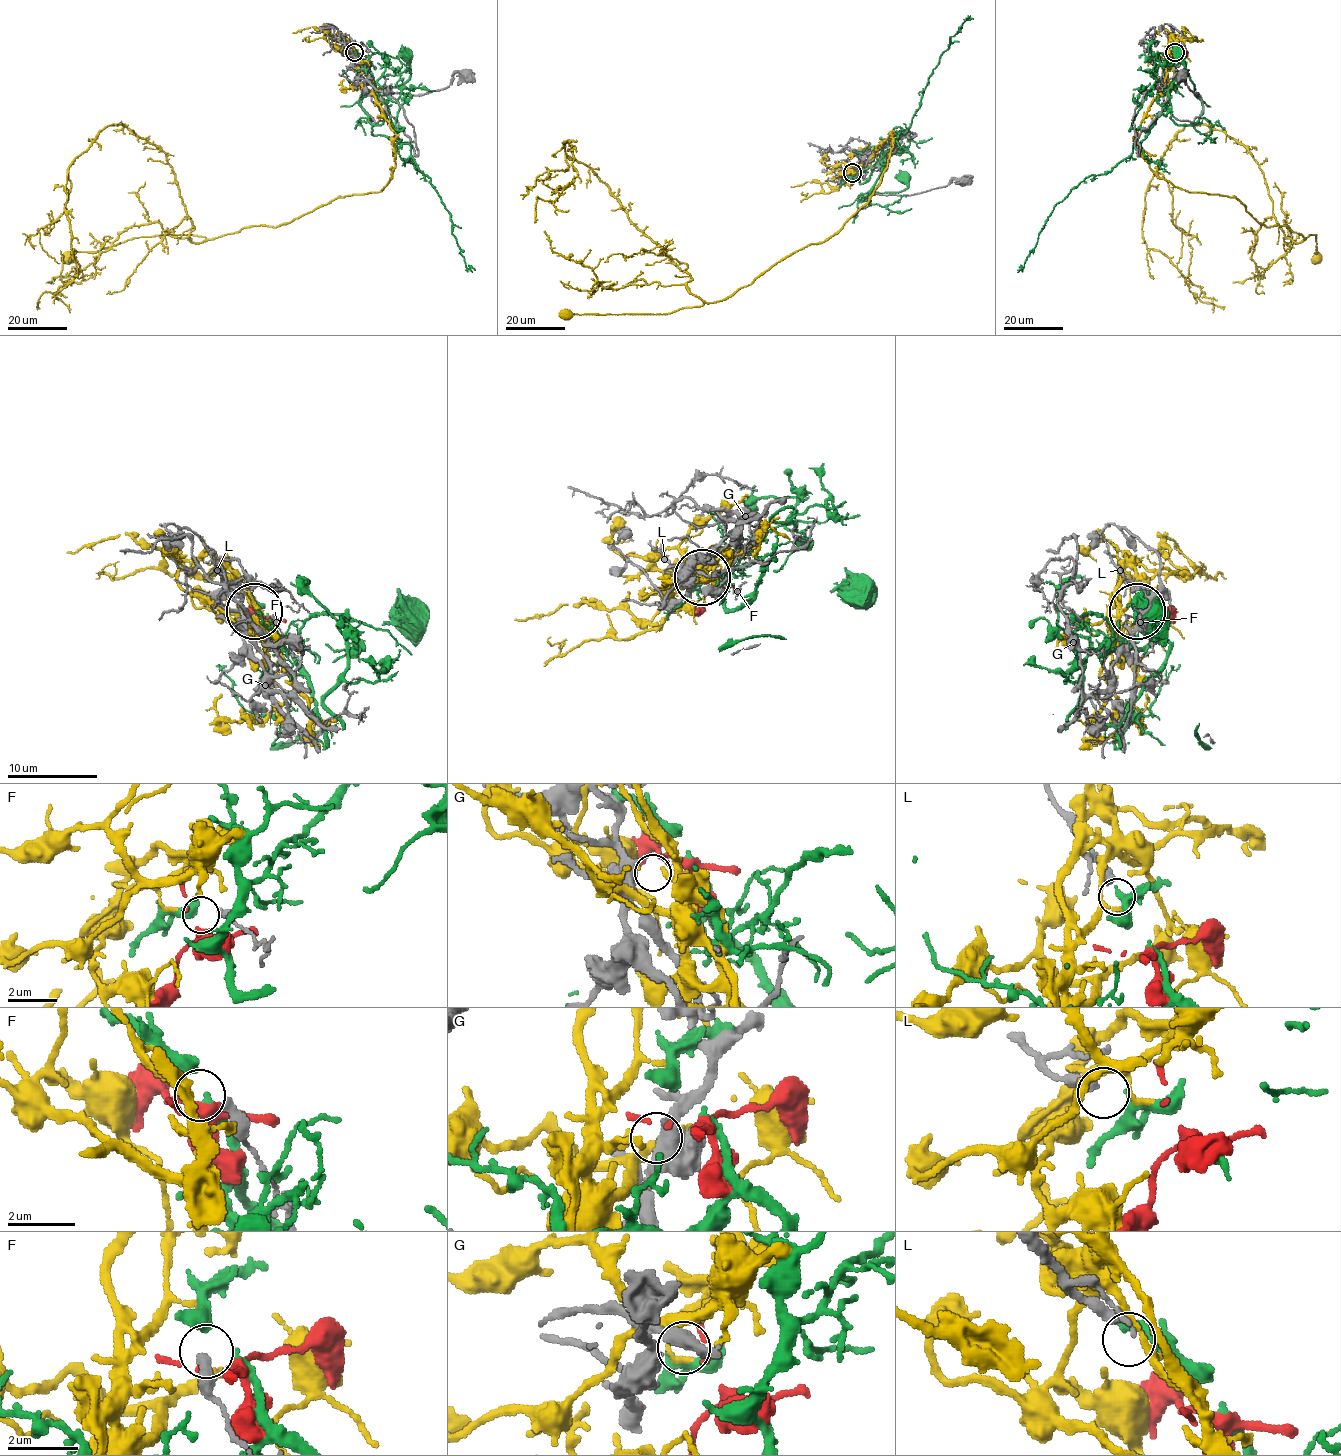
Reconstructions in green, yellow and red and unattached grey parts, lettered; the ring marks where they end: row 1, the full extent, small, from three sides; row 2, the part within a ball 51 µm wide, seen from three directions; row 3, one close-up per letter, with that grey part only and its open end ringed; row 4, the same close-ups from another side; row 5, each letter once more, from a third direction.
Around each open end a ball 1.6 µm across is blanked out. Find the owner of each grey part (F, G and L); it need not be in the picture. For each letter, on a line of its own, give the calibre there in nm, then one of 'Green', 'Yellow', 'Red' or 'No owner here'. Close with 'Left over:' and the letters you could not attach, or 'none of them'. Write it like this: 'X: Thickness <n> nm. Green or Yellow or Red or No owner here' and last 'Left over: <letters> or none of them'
F: Thickness 360 nm. No owner here
G: Thickness 440 nm. Red
L: Thickness 360 nm. Green
Left over: F

